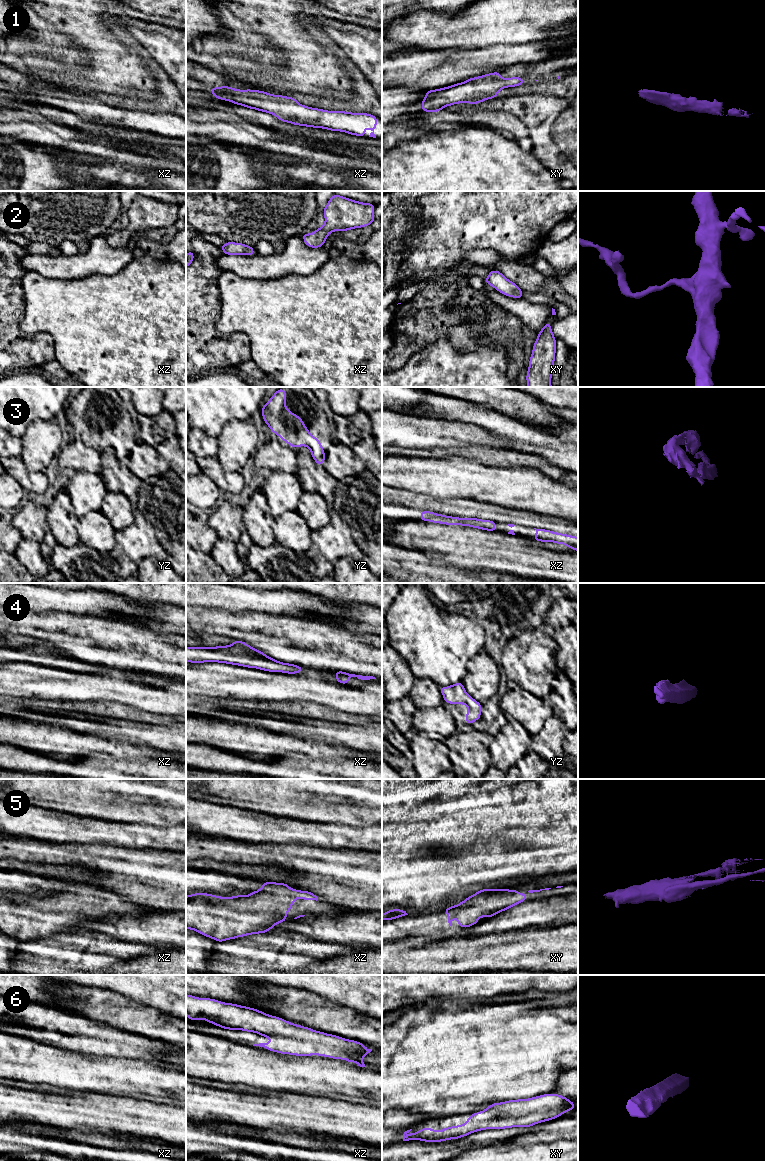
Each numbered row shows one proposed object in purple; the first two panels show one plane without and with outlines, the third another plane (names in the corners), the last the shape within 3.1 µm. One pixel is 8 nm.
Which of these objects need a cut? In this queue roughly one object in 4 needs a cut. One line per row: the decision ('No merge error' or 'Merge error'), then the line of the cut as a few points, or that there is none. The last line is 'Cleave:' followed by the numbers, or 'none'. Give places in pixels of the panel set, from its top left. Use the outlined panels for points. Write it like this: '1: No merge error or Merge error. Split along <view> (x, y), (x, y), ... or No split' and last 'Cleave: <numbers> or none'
1: No merge error. No split
2: No merge error. No split
3: Merge error. Split along xz (456, 518), (460, 524)
4: No merge error. No split
5: No merge error. No split
6: No merge error. No split
Cleave: 3

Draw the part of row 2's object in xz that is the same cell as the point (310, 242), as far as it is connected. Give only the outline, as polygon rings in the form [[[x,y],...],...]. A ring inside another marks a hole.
[[[334,194],[323,210],[325,224],[313,233],[303,233],[304,243],[310,248],[319,248],[324,246],[331,232],[369,226],[375,220],[374,210],[374,204],[362,203]]]

